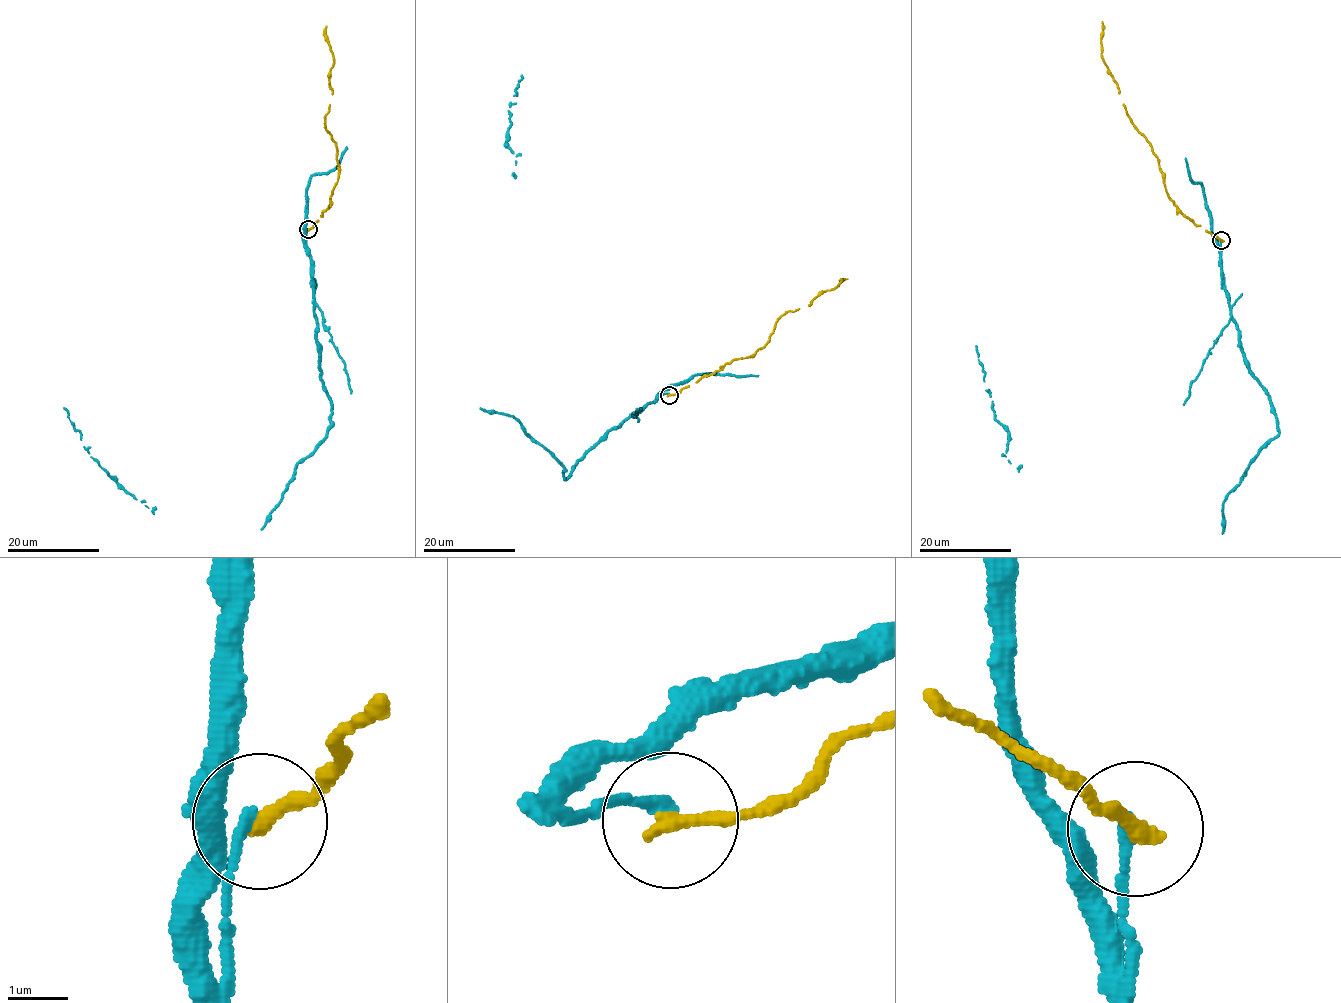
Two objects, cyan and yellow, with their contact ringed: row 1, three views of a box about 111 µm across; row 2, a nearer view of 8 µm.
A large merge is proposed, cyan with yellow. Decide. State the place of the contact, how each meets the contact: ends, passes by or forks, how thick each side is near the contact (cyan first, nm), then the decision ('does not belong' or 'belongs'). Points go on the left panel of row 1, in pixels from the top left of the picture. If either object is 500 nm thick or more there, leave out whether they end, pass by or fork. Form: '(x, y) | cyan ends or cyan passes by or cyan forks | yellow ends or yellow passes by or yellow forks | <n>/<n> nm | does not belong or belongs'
(308, 229) | cyan ends | yellow ends | 170/280 nm | does not belong

